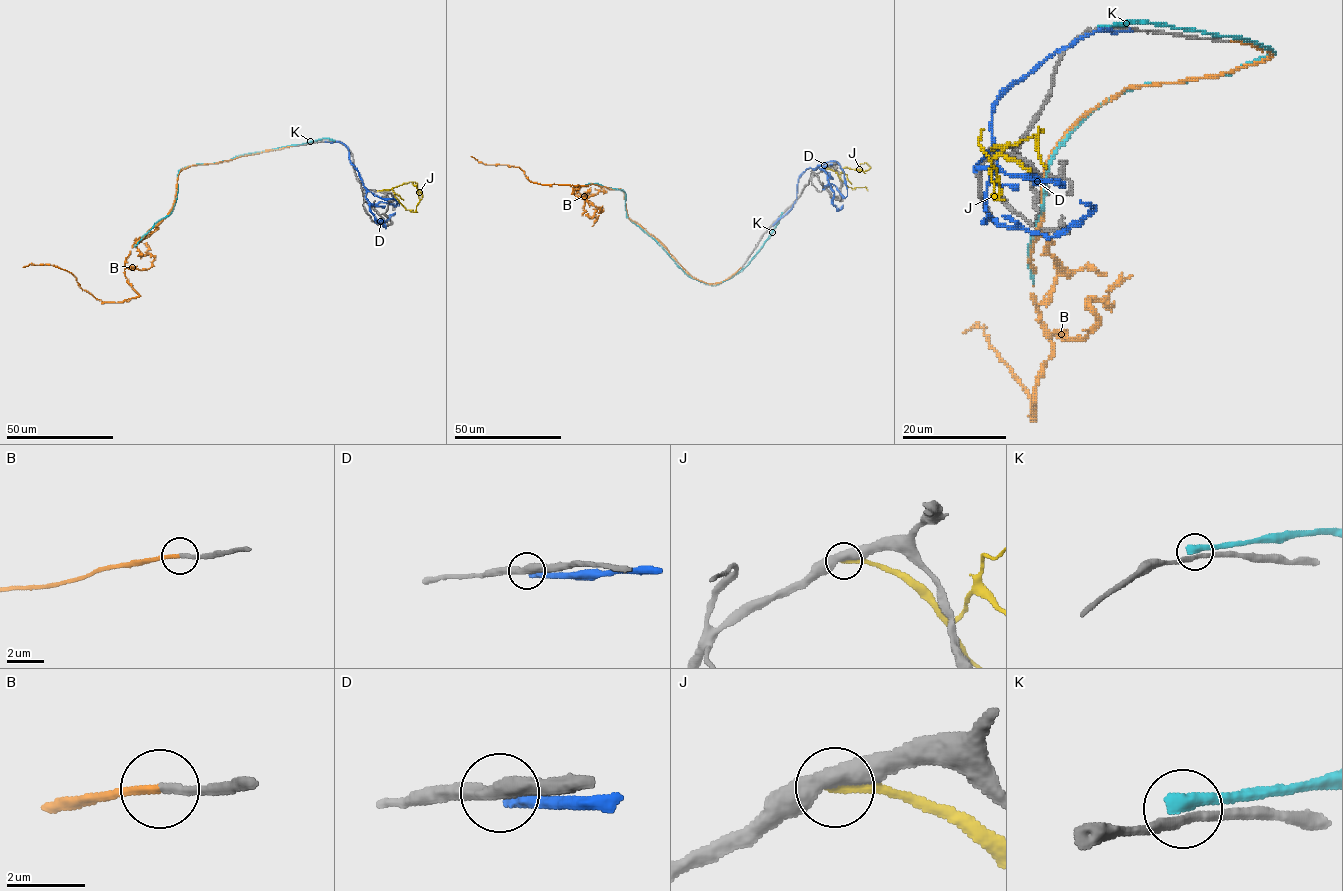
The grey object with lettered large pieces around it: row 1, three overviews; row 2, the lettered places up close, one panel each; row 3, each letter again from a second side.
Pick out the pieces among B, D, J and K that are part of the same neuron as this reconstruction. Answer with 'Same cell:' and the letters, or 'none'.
Same cell: B

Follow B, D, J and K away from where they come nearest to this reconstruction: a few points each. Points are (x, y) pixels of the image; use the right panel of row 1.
B: (1233, 40), (1269, 57), (1131, 86), (1052, 154), (1031, 252), (1052, 355), (1031, 418), (983, 327), (962, 333)
D: (1129, 30), (1095, 30), (1048, 55), (993, 105), (992, 147), (975, 167), (1061, 183), (1028, 177), (1044, 178)
J: (993, 148), (1009, 143), (989, 169), (997, 199), (997, 172), (979, 144), (983, 130)
K: (1101, 27), (1160, 23), (1253, 40), (1272, 53), (1100, 103), (1053, 155), (1027, 254), (1032, 284)

